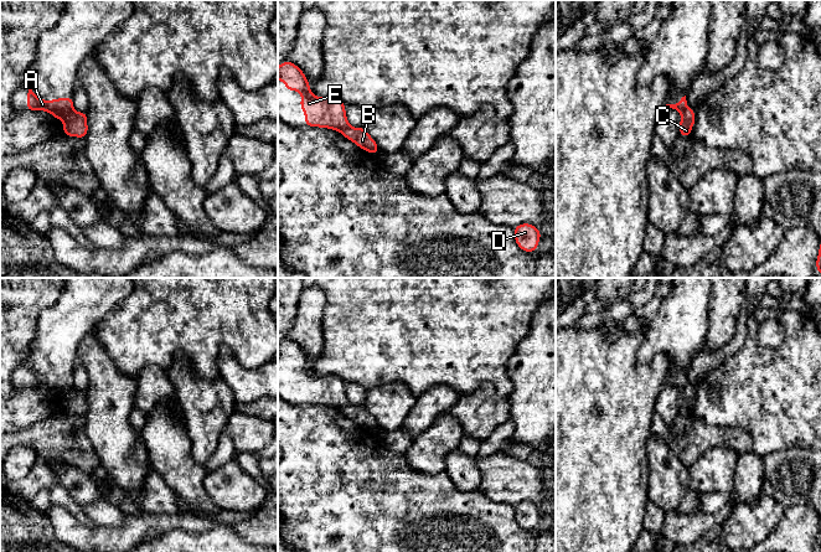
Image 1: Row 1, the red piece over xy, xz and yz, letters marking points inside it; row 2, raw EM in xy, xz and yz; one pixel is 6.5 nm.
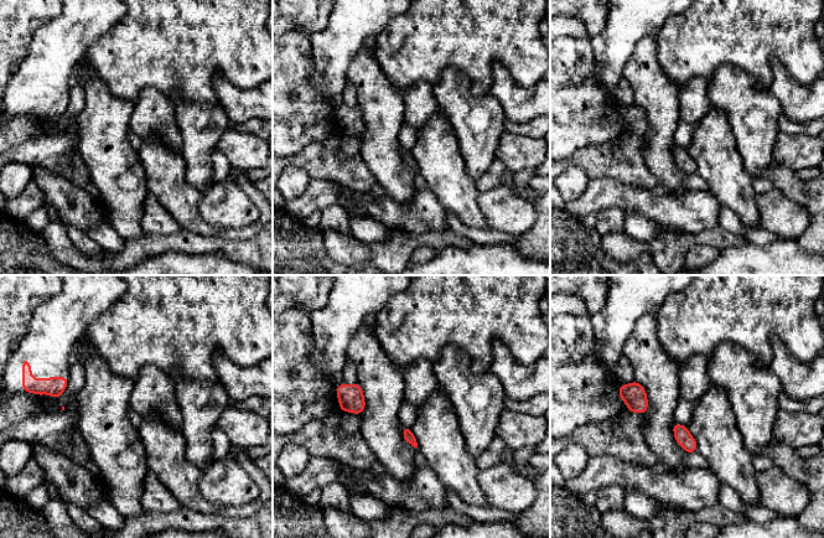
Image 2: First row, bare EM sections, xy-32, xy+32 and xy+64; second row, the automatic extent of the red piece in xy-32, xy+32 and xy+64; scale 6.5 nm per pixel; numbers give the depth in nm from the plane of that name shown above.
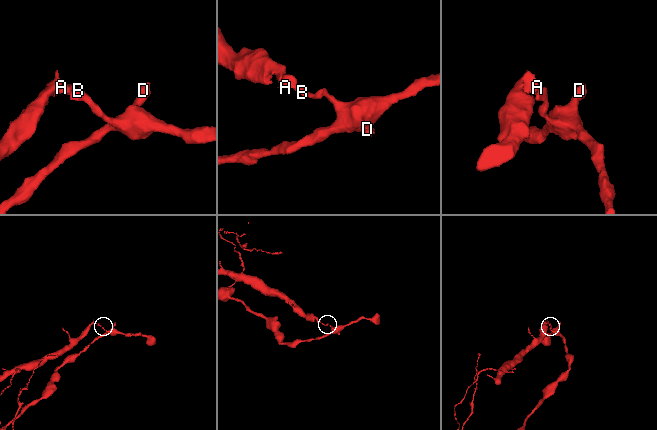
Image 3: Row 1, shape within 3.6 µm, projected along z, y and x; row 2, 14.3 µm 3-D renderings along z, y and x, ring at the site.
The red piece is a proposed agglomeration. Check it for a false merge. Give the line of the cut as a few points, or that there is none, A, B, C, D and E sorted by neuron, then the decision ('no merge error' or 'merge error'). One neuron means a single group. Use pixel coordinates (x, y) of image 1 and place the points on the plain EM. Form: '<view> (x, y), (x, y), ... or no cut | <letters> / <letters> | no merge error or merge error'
xy (72, 387), (63, 397) | A E / B C D | merge error

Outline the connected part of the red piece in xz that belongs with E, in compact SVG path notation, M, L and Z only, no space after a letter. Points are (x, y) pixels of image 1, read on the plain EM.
M290 339L278 345L278 358L285 358L285 368L301 371L300 386L305 390L305 403L329 406L342 409L348 406L345 391L346 382L339 376L316 375L310 370L310 362L304 350Z

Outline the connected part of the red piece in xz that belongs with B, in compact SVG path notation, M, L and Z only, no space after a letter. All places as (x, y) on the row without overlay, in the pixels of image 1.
M348 404L341 409L341 412L353 419L357 424L361 427L371 430L371 432L378 432L378 424L377 421L373 418L372 414L367 412L365 406L352 406Z

